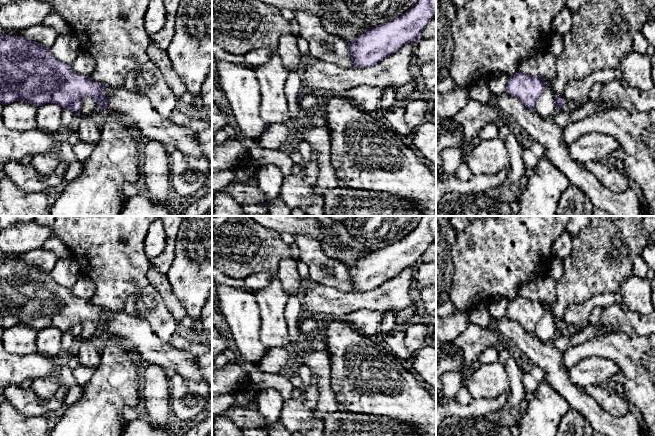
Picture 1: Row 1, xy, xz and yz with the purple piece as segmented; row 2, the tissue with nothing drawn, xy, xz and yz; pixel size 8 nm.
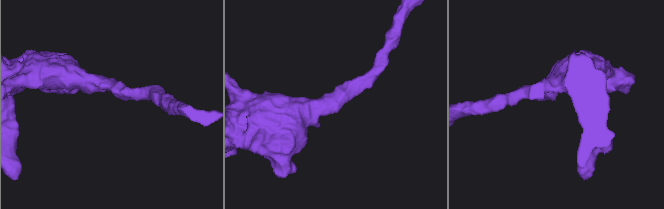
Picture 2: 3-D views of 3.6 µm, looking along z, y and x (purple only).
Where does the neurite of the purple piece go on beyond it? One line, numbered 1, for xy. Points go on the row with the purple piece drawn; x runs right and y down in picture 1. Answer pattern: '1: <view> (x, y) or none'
1: none

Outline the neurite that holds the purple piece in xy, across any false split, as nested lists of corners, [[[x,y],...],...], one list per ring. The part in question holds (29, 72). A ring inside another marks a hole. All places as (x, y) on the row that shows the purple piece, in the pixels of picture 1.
[[[0,36],[0,104],[16,101],[36,107],[56,103],[64,110],[78,115],[82,99],[91,97],[97,107],[108,109],[108,99],[103,94],[105,83],[76,73],[70,64],[59,61],[49,48],[15,37]]]

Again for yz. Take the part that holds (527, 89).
[[[517,72],[509,77],[505,92],[517,98],[528,109],[535,110],[537,99],[545,88],[543,77]]]

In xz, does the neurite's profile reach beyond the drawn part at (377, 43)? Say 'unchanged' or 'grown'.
unchanged

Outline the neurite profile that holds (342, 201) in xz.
[[[342,185],[327,190],[324,216],[423,216],[411,201],[387,193],[354,190]]]

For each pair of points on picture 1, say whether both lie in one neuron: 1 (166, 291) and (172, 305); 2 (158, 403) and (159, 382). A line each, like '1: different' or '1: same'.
1: same
2: same

